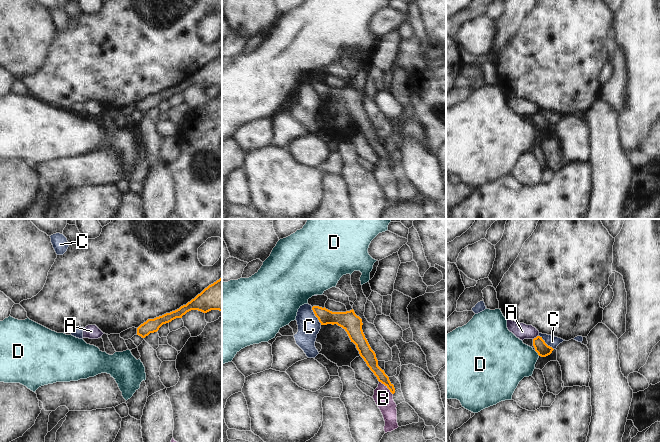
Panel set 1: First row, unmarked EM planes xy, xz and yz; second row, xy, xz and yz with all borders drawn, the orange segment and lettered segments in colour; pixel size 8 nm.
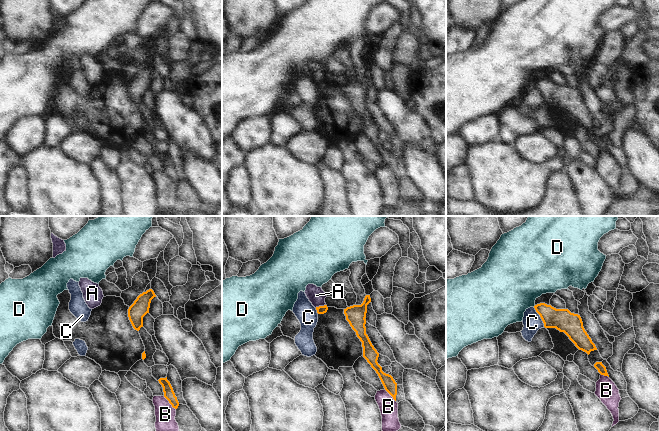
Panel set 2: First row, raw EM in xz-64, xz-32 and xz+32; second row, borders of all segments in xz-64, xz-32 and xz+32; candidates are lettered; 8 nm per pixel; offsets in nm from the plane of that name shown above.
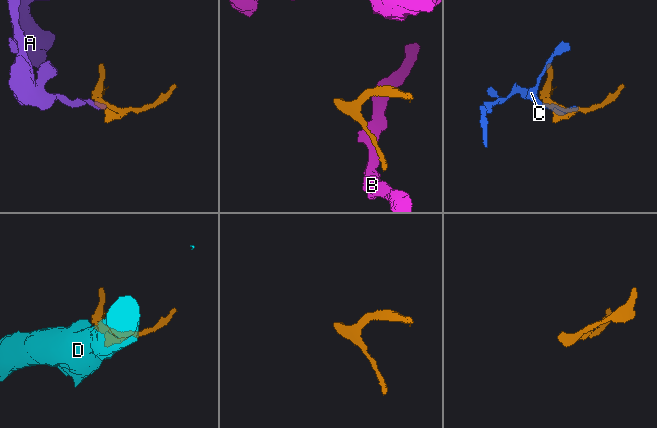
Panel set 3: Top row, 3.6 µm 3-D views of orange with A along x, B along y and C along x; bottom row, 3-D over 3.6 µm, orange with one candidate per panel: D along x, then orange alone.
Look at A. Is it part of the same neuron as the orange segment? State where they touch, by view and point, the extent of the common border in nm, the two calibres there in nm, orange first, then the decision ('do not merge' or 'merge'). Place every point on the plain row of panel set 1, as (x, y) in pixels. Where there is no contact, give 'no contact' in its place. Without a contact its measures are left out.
yz (536, 113) | 60 nm | 110/130 nm | do not merge

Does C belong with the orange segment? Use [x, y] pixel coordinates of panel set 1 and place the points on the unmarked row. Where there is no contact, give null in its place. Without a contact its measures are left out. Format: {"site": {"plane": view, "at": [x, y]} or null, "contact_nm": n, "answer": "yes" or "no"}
{"site": {"plane": "xz", "at": [315, 91]}, "contact_nm": 170, "answer": "no"}

